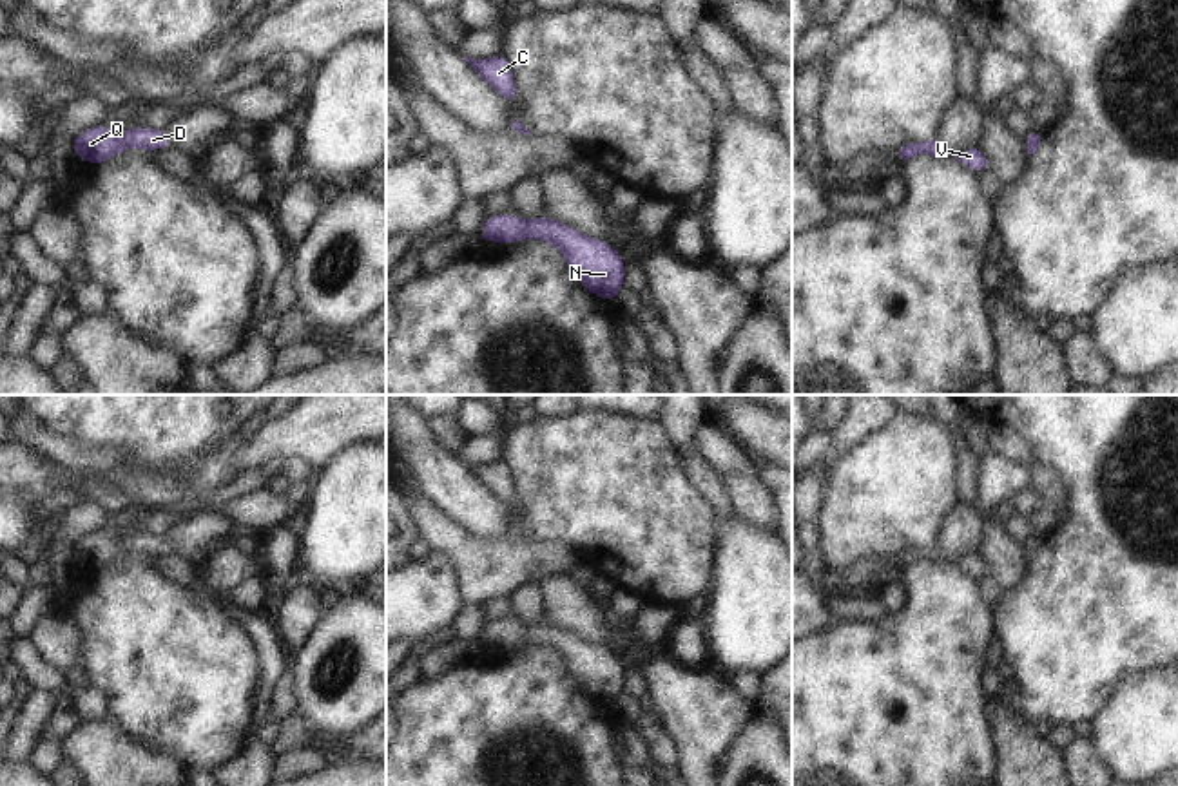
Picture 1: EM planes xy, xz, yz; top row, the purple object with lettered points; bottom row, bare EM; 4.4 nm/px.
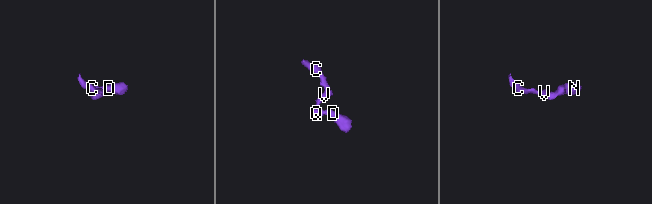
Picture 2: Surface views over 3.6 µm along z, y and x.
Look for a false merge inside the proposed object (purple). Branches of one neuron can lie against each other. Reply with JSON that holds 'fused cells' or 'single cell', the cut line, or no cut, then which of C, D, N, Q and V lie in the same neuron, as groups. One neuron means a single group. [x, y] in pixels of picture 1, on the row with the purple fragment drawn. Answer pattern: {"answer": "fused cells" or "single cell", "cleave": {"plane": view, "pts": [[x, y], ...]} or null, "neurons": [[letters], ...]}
{"answer": "single cell", "cleave": null, "neurons": [["C", "D", "N", "Q", "V"]]}

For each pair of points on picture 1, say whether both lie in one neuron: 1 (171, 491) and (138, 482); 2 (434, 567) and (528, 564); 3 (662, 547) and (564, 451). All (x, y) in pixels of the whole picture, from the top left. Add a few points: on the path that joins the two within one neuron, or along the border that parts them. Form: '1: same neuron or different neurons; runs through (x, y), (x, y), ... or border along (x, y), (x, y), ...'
1: same neuron; runs through (164, 491), (145, 488)
2: different neurons; border along (432, 549), (453, 571), (455, 589), (463, 603)
3: same neuron; runs through (638, 524), (588, 475)

